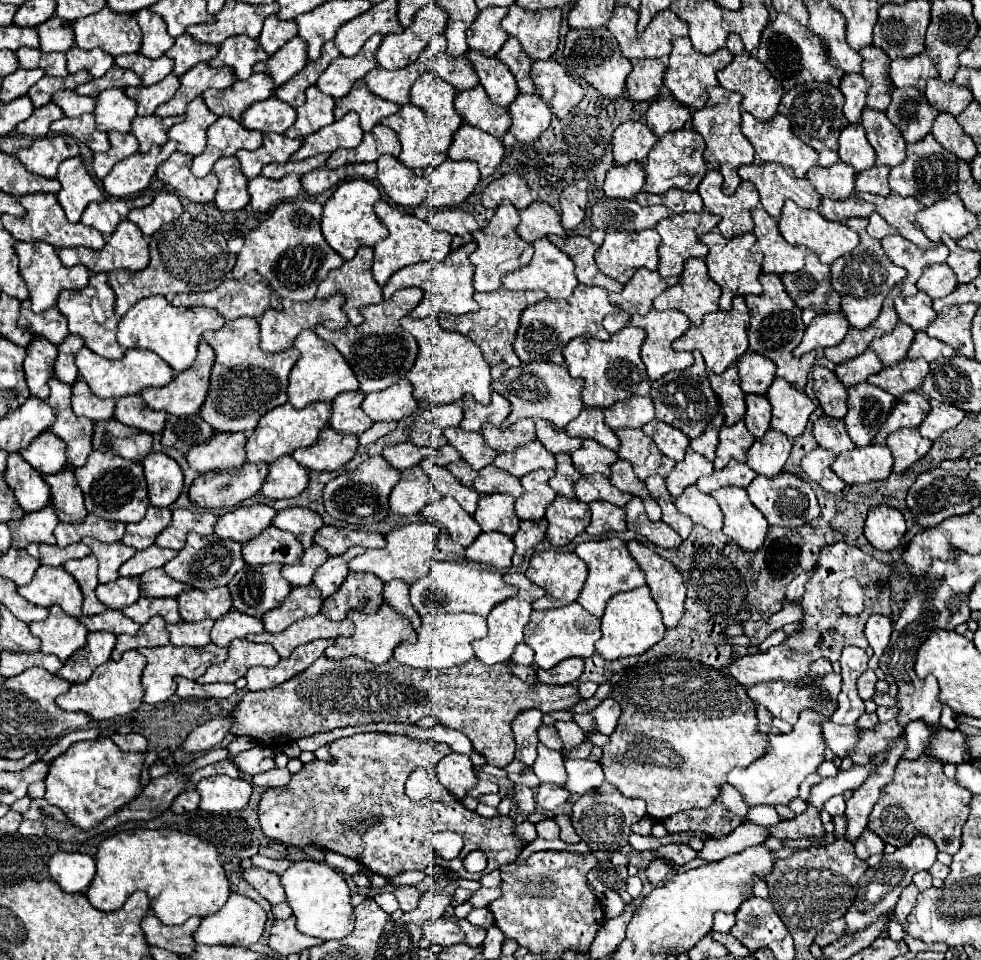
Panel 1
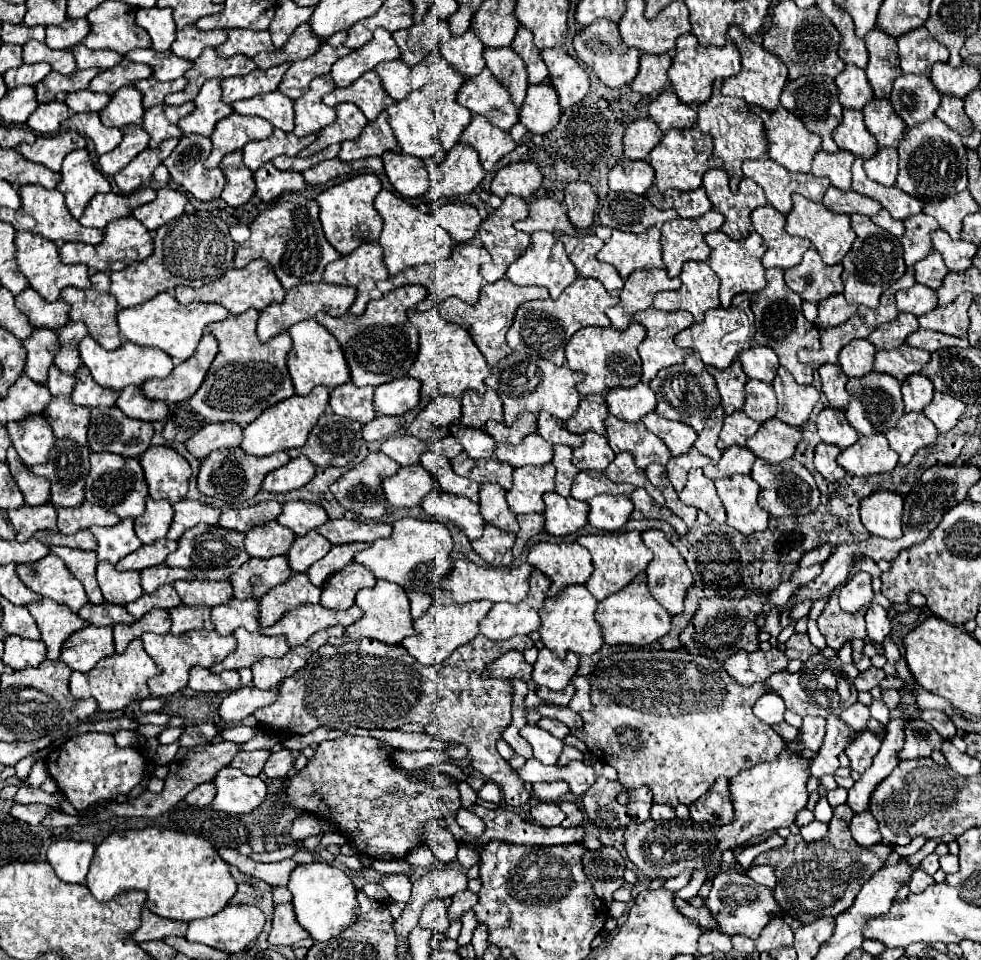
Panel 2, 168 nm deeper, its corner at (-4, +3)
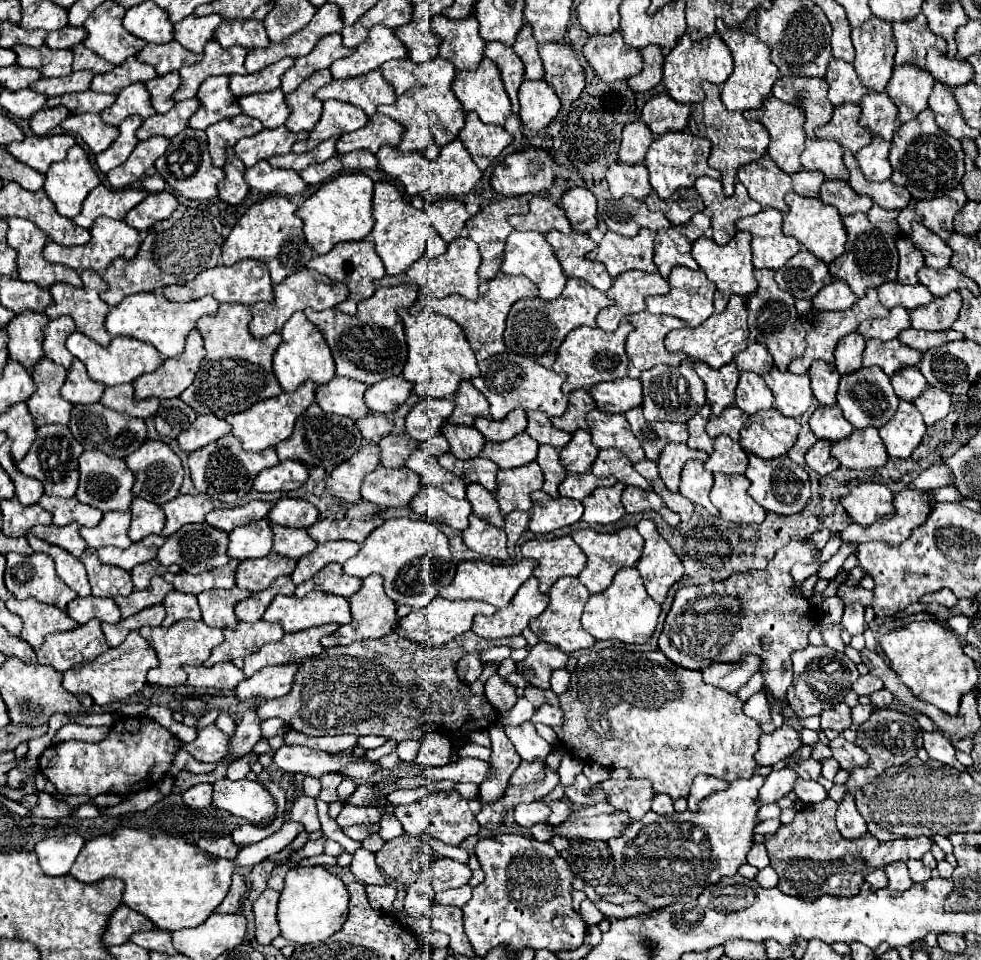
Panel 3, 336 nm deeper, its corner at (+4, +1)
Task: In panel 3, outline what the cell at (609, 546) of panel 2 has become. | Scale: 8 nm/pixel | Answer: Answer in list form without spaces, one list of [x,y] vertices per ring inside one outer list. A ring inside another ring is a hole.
[[[623,527],[617,533],[597,533],[593,529],[583,529],[583,531],[575,531],[571,537],[587,555],[587,565],[579,575],[579,581],[589,589],[589,593],[605,591],[619,569],[633,567],[639,561],[643,549],[643,537],[637,533],[635,527]]]

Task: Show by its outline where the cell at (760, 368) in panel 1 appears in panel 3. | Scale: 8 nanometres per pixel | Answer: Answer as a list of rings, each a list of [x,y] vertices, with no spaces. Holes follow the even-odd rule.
[[[753,343],[735,357],[735,365],[739,367],[739,371],[751,371],[763,375],[773,367],[773,357],[761,343]]]

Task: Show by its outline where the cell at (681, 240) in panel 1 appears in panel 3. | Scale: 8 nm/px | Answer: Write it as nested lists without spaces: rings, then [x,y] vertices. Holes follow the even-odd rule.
[[[695,213],[695,217],[685,225],[671,225],[655,233],[655,265],[659,273],[667,279],[675,265],[685,265],[689,269],[699,269],[691,257],[691,245],[711,229],[711,219],[707,213]]]

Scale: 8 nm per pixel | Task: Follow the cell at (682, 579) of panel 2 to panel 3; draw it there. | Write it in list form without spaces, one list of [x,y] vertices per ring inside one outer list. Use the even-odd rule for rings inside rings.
[[[639,521],[637,531],[645,539],[643,555],[637,561],[637,569],[643,577],[649,597],[657,603],[663,603],[667,591],[683,577],[683,565],[669,543],[657,533],[653,521]]]

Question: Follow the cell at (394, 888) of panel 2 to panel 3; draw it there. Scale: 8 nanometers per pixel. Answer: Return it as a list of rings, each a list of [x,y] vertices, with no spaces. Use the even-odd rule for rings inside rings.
[[[363,847],[353,853],[351,871],[357,877],[357,881],[363,883],[363,885],[391,885],[389,877],[379,871],[375,861],[375,854]]]

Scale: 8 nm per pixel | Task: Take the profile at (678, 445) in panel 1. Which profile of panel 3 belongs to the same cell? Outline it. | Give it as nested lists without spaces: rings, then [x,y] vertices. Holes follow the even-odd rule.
[[[641,407],[627,411],[625,417],[631,425],[631,431],[639,439],[641,447],[645,449],[647,459],[651,459],[651,461],[659,459],[659,453],[665,445],[687,441],[687,425],[683,425],[683,423],[669,423],[669,421],[649,423],[649,421],[645,421]]]

